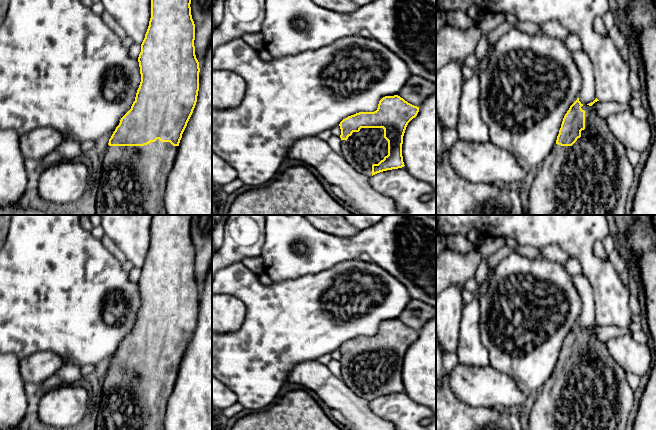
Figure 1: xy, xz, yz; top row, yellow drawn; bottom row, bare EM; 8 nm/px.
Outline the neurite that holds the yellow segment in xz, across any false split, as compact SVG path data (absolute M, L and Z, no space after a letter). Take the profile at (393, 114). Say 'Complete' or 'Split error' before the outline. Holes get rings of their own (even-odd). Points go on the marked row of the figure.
Split error. M394 95L383 97L374 112L359 112L343 119L339 124L343 158L357 172L368 177L383 171L404 167L403 136L408 123L417 116L418 112L419 107Z

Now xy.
Split error. M151 0L151 18L138 57L141 82L131 109L121 118L119 125L109 139L107 150L102 159L102 168L95 195L97 215L167 215L164 202L167 180L178 153L182 134L195 108L199 91L200 68L195 55L195 24L191 15L190 4L191 0Z

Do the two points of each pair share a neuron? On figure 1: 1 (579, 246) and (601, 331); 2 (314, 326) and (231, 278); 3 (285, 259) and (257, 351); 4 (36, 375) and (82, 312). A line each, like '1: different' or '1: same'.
1: different
2: same
3: different
4: different

